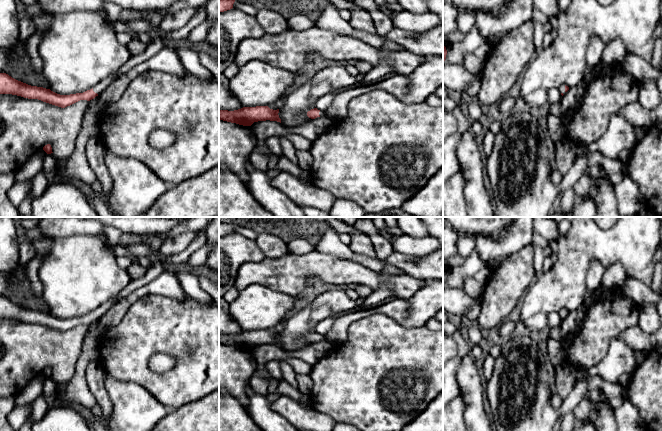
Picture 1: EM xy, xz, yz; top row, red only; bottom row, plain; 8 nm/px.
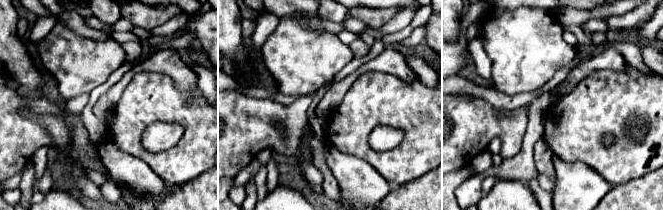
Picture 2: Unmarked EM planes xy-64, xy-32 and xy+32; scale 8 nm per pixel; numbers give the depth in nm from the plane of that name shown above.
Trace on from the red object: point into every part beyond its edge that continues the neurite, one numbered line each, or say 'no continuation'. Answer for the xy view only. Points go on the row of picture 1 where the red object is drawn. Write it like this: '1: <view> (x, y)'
1: xy (105, 83)

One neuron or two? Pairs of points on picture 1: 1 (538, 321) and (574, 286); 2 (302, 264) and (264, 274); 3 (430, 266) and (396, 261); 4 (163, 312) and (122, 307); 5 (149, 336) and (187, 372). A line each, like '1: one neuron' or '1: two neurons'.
1: two neurons
2: one neuron
3: one neuron
4: two neurons
5: one neuron

